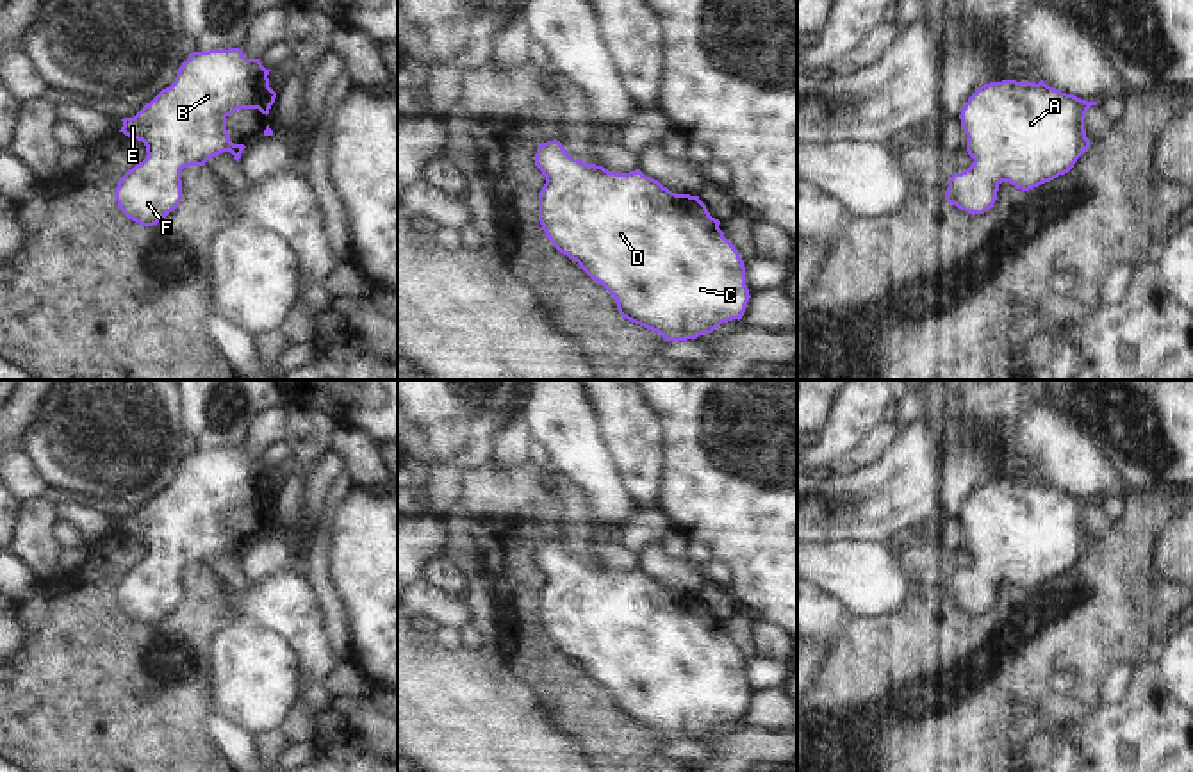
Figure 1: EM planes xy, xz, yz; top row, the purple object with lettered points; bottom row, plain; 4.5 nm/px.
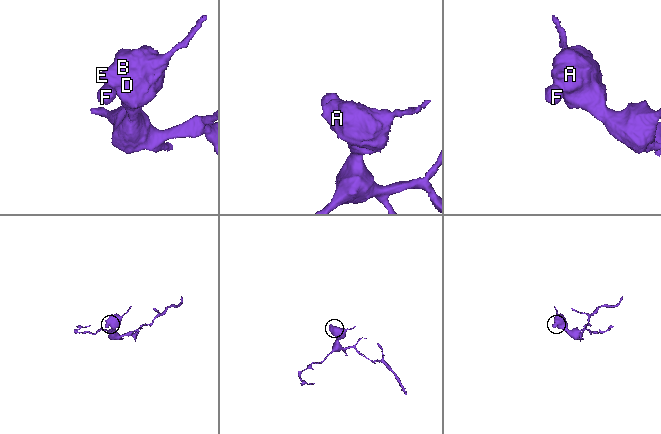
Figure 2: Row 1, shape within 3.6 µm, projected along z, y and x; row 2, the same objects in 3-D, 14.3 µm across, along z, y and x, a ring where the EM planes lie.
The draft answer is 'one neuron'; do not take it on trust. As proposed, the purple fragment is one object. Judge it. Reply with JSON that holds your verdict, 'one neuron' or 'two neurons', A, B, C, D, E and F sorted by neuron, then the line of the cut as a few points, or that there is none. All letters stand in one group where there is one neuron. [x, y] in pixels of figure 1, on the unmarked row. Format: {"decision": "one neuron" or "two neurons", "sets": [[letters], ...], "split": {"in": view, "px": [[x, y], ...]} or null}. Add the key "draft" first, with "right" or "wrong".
{"draft": "right", "decision": "one neuron", "sets": [["A", "B", "C", "D", "E", "F"]], "split": null}

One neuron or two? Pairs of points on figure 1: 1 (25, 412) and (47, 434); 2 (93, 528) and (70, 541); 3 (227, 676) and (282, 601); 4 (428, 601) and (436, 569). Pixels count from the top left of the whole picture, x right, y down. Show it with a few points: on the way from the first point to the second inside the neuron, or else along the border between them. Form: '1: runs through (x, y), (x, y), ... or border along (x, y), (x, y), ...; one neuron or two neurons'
1: border along (43, 398), (18, 448); two neurons
2: border along (56, 519), (68, 521), (86, 542); two neurons
3: border along (238, 615), (273, 630), (295, 651); two neurons
4: border along (419, 580), (462, 598); two neurons

